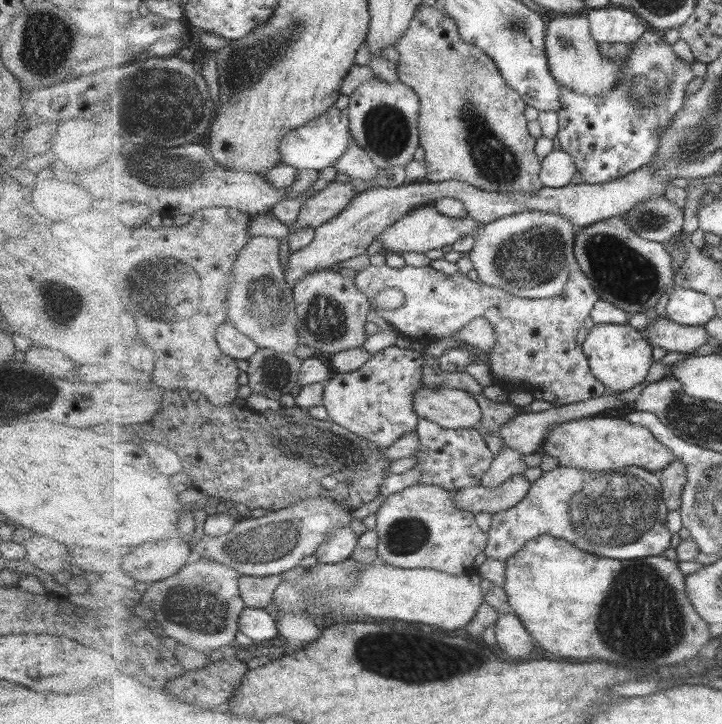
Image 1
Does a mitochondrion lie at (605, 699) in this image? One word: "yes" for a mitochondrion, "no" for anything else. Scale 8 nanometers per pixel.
no

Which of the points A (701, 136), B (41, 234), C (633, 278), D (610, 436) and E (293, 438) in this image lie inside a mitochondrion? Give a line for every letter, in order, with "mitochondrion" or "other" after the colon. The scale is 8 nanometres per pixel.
A: mitochondrion
B: other
C: mitochondrion
D: other
E: mitochondrion

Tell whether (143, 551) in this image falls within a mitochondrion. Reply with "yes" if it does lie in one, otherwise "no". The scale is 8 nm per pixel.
no

